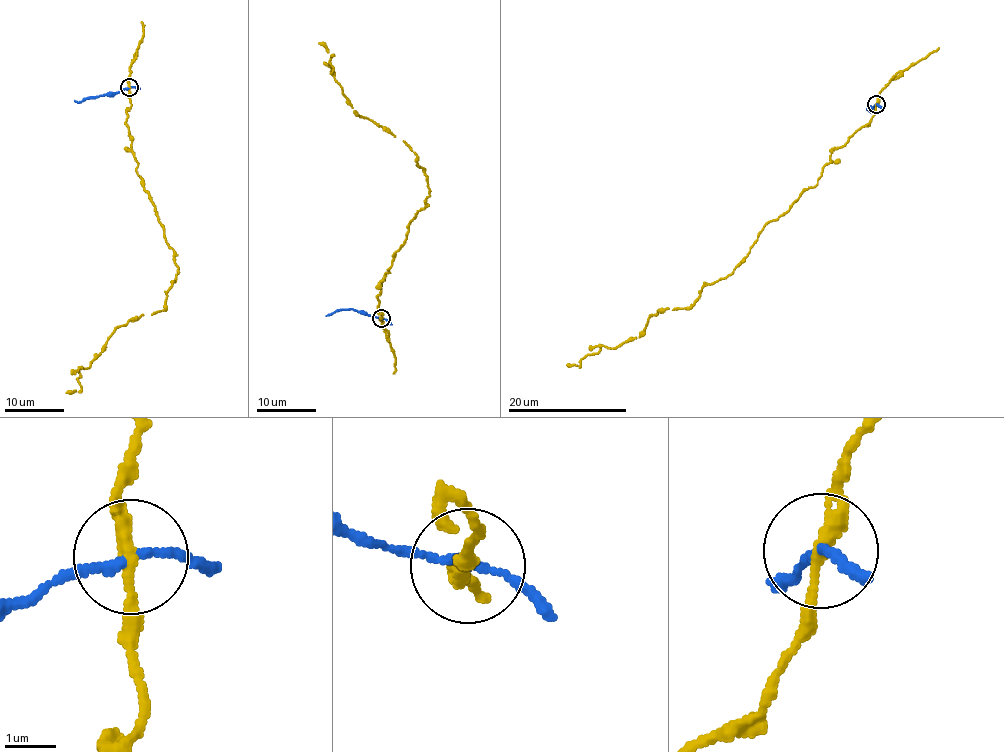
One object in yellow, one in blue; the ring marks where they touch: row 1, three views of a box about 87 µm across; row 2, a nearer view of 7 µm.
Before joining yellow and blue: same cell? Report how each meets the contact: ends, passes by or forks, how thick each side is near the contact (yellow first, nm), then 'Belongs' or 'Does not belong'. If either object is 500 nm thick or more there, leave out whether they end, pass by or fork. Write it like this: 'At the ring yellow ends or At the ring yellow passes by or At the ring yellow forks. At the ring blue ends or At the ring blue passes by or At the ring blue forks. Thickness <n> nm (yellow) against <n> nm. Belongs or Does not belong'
At the ring yellow passes by. At the ring blue passes by. Thickness 240 nm (yellow) against 150 nm. Does not belong

